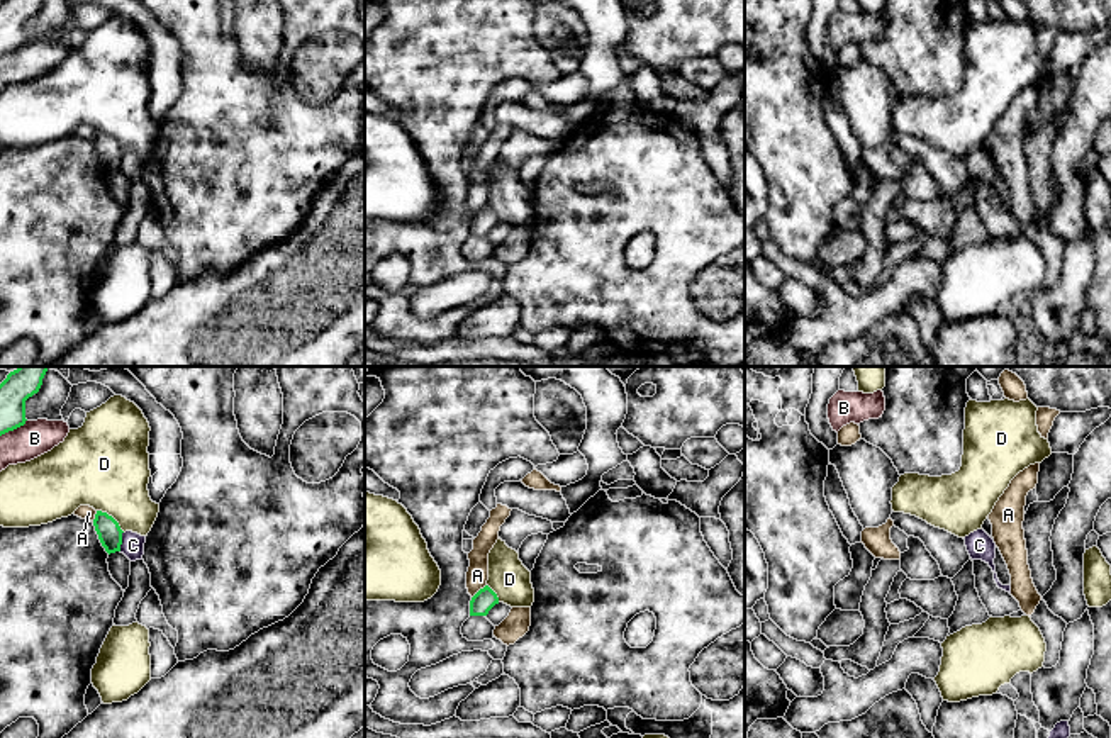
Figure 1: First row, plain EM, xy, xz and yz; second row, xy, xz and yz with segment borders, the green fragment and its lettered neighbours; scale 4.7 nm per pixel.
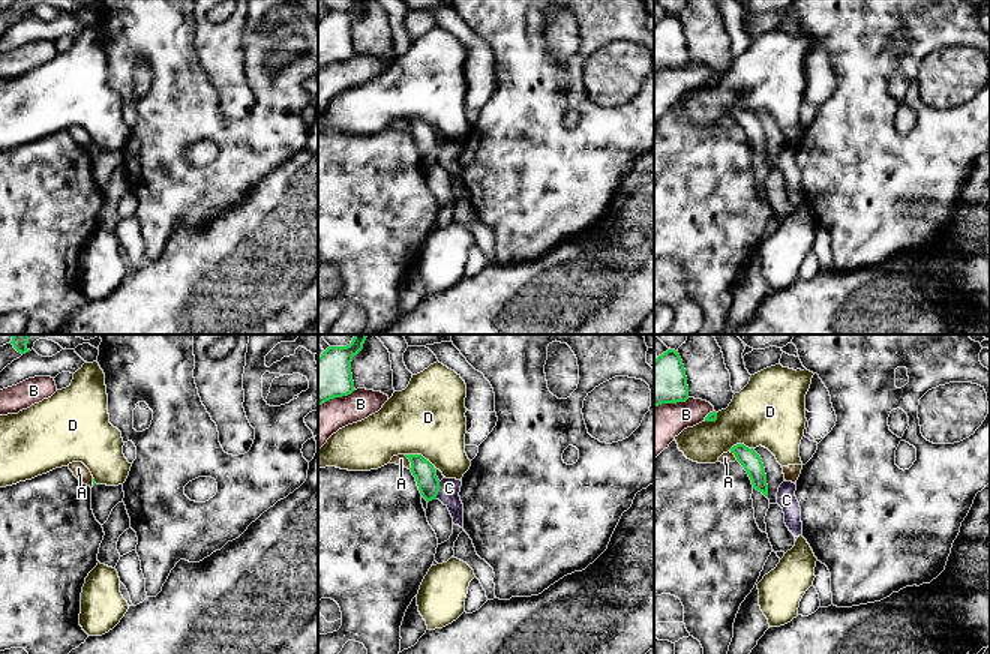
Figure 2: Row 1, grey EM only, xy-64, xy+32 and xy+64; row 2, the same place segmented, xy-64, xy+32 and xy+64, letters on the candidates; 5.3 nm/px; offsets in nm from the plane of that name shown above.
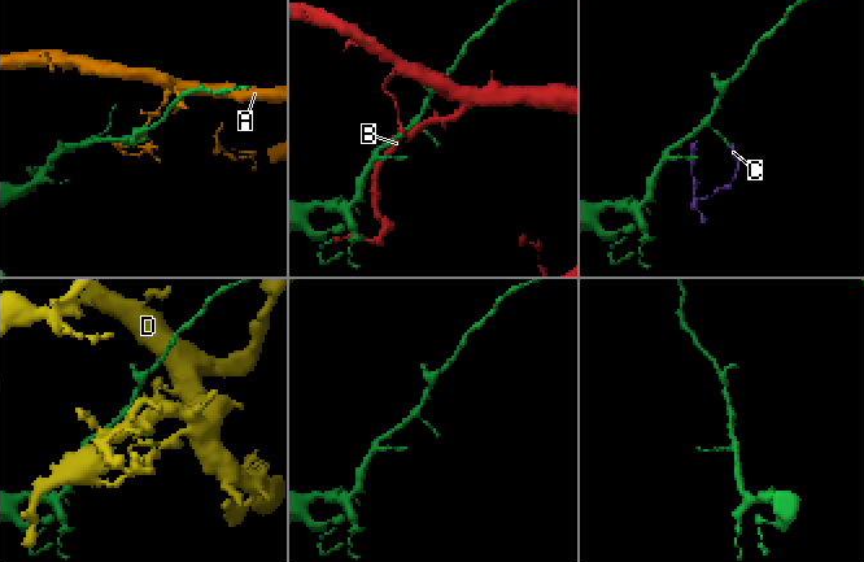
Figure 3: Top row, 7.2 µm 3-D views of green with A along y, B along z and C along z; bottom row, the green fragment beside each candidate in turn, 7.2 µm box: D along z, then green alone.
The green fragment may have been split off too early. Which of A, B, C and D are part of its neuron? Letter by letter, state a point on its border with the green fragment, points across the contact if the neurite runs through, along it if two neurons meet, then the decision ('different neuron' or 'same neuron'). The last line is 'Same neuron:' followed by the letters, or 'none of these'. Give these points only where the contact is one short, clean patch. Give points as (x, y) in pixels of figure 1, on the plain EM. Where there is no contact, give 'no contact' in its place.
A: xz (479, 211) | different neuron
B: xy (14, 48) | different neuron
C: xy (121, 162) | along xy (122, 151), (119, 170) | different neuron
D: xy (112, 138) | different neuron
Same neuron: none of these

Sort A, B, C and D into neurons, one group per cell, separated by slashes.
A / B C / D

